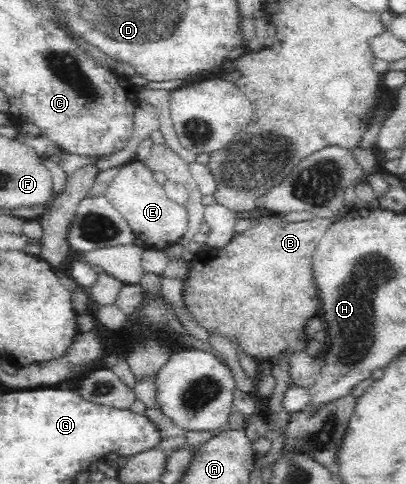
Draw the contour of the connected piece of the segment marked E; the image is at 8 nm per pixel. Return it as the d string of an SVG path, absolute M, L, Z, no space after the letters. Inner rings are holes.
M134 159L127 162L119 167L118 174L104 195L122 212L136 238L145 244L145 248L161 250L181 240L189 226L189 213L186 205L169 198L164 185L153 177L153 173L142 161Z

